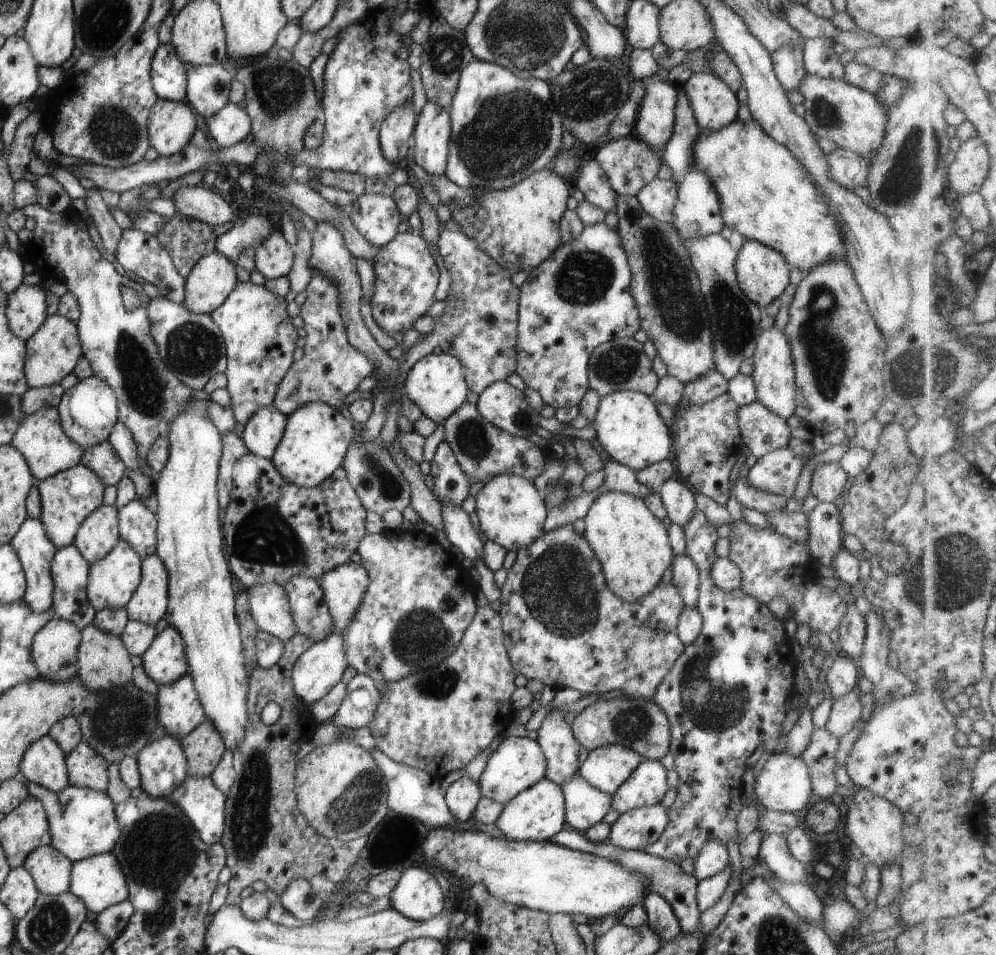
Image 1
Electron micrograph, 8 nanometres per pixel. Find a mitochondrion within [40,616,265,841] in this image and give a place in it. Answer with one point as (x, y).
(115, 724)

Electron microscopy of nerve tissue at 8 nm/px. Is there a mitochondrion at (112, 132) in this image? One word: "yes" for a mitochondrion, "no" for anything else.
yes

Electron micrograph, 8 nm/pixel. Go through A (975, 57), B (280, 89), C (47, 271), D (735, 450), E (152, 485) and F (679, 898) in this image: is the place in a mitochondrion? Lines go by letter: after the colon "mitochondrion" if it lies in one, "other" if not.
A: other
B: mitochondrion
C: other
D: other
E: other
F: other

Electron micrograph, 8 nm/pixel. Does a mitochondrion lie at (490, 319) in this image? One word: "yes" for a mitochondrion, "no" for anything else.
no

